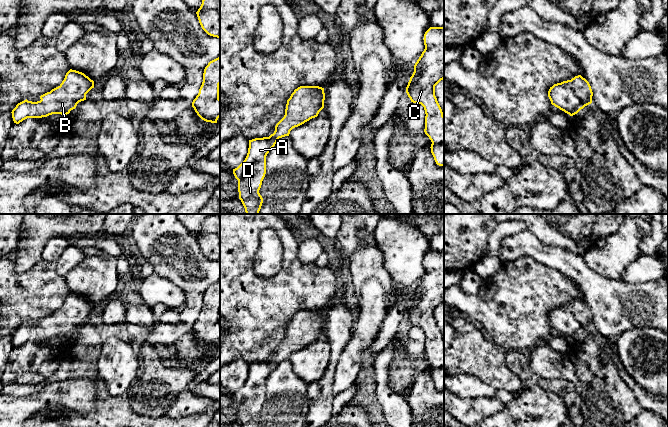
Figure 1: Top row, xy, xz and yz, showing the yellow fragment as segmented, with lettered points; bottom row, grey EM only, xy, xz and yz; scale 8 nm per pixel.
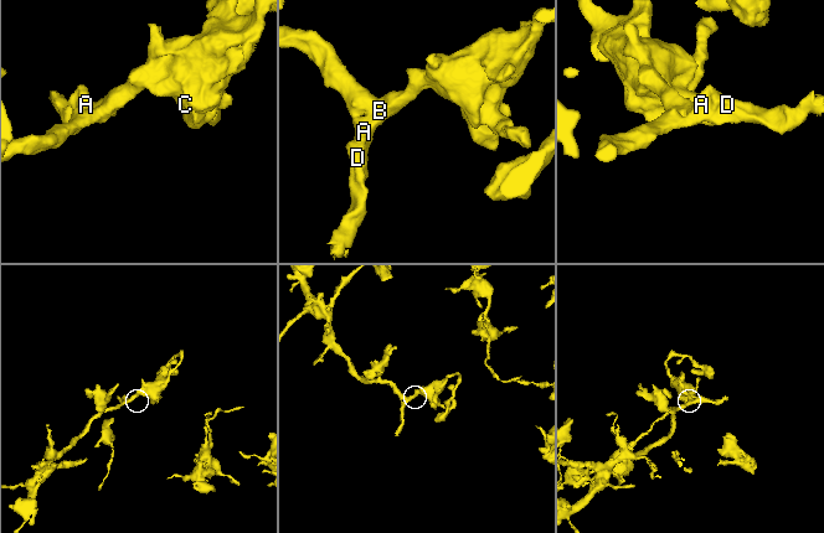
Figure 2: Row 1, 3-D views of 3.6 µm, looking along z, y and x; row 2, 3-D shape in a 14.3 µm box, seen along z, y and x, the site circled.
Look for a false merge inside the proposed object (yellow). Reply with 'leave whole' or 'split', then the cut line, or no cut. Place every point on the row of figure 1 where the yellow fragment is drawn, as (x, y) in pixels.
leave whole; cut none

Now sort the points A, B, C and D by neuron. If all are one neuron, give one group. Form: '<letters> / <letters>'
A B C D

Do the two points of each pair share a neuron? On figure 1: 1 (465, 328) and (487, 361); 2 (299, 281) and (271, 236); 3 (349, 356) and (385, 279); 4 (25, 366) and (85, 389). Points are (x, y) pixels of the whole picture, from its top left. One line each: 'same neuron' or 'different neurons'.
1: same neuron
2: different neurons
3: different neurons
4: different neurons

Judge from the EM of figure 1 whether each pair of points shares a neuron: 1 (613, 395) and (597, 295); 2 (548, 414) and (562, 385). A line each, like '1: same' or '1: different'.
1: different
2: different

